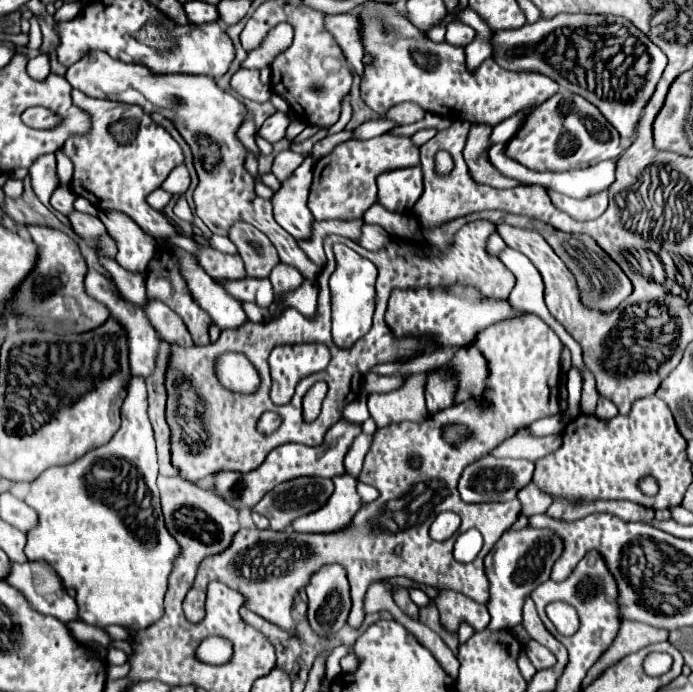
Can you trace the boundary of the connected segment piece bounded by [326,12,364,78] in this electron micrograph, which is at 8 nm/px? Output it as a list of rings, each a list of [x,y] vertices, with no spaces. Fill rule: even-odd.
[[[336,14],[336,16],[326,16],[326,28],[334,34],[336,42],[344,50],[350,66],[356,70],[356,74],[362,78],[362,56],[364,56],[364,46],[362,46],[362,36],[360,36],[360,20],[356,14]]]

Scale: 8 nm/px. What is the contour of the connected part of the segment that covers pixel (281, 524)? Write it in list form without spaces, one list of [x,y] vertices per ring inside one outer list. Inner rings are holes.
[[[294,478],[288,482],[282,482],[280,486],[276,486],[274,490],[270,490],[256,506],[254,510],[264,514],[270,520],[272,530],[276,532],[284,532],[290,528],[290,524],[306,514],[312,514],[316,510],[320,510],[330,498],[330,488],[314,488],[314,478]]]

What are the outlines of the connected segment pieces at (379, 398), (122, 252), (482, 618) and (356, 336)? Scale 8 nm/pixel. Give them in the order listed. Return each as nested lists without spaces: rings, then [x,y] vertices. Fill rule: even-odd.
[[[414,374],[408,382],[388,394],[370,394],[368,410],[378,428],[402,421],[422,422],[426,416],[424,382],[428,374]]]
[[[100,210],[98,218],[104,222],[108,234],[118,244],[116,262],[128,272],[146,272],[146,266],[156,250],[156,240],[150,234],[144,234],[140,226],[116,212],[116,210]]]
[[[440,592],[434,602],[436,602],[436,608],[440,612],[440,624],[448,632],[456,632],[462,622],[470,624],[476,632],[480,632],[490,622],[488,608],[464,598],[464,594]]]
[[[344,244],[334,246],[336,254],[336,270],[330,278],[332,292],[332,340],[338,348],[348,348],[356,340],[360,340],[372,328],[374,316],[374,282],[376,282],[376,266],[350,250]]]

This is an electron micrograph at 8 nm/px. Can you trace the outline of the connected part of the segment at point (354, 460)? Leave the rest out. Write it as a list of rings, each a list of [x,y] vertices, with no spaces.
[[[360,434],[354,444],[350,446],[346,458],[344,458],[344,466],[346,470],[350,472],[350,476],[358,476],[360,470],[362,470],[362,462],[364,462],[364,456],[370,448],[370,442],[372,442],[372,436],[366,436],[366,434]]]

